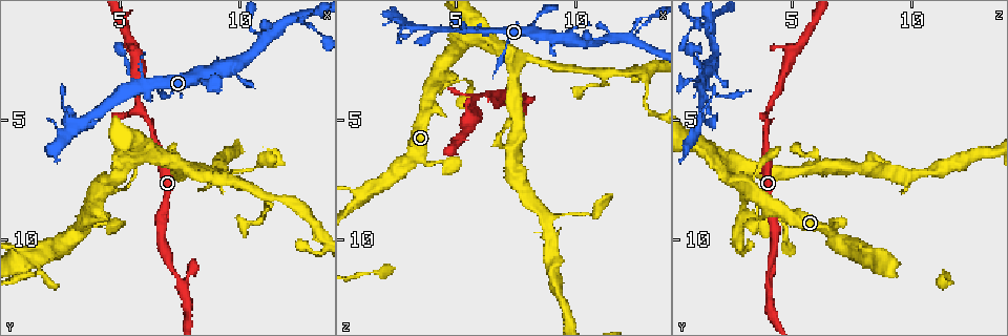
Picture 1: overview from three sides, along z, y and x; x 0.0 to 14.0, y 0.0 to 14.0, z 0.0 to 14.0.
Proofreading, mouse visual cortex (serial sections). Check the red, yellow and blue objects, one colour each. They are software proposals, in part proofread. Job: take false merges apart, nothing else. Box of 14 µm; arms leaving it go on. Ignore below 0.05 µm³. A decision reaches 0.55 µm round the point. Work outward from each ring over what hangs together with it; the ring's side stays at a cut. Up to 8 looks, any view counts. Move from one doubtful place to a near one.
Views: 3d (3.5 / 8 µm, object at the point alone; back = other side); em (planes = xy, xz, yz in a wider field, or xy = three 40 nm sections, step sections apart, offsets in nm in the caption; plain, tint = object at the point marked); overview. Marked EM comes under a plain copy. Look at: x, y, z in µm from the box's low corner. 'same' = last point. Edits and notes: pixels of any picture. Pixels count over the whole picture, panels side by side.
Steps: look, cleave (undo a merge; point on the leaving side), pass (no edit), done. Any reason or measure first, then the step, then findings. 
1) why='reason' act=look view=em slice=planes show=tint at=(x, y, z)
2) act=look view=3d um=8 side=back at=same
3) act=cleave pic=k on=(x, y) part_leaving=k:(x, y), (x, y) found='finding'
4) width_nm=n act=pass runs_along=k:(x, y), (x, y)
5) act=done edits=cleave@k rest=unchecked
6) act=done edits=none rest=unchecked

why='branch point' act=look view=3d um=3.5 at=(5.9, 4.7, 3.9)

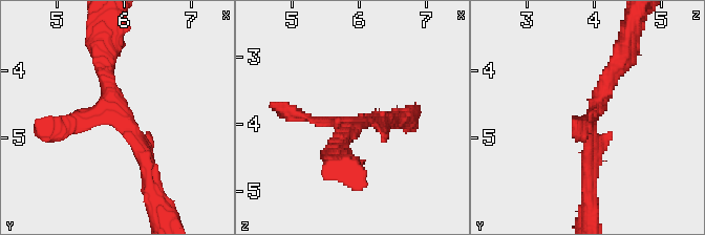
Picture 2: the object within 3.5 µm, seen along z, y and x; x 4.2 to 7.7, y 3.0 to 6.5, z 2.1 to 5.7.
act=look view=em slice=xy step=2 show=tint at=(5.90, 4.70, 4.00)

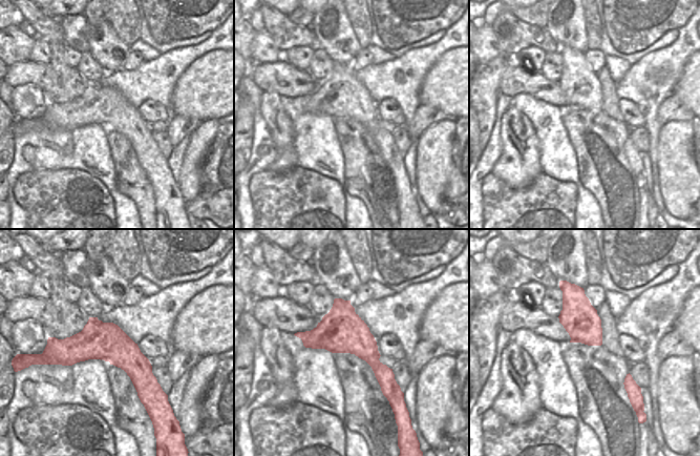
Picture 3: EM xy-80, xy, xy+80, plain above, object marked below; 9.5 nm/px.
act=pass runs_along=3:(62, 343), (113, 345), (154, 385) found='one cell here'

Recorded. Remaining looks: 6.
why='a fork' act=look view=em slice=xy step=3 show=tint at=(10.9, 1.8, 1.8)

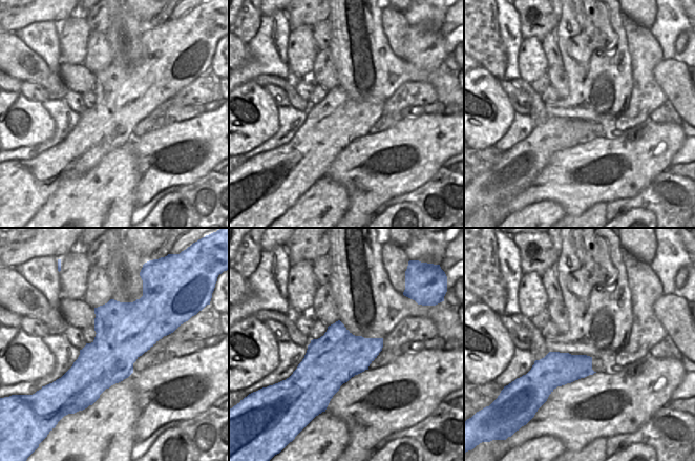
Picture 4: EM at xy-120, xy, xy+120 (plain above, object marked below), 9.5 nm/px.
act=look view=3d um=3.5 at=same

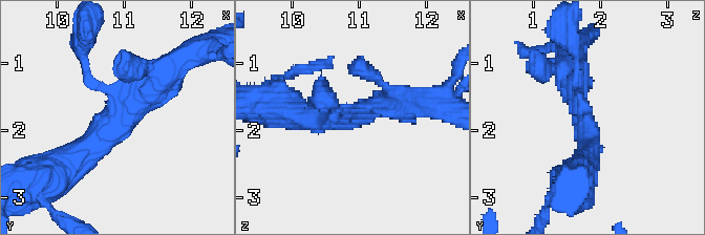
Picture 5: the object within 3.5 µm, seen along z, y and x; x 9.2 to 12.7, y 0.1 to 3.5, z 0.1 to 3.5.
arms=3 act=pass runs_along=5:(64, 163), (119, 127), (173, 68) found='continuous, no second cell'

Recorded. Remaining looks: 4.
why='narrows sharply' act=look view=3d um=3.5 at=(7.7, 11.9, 4.0)

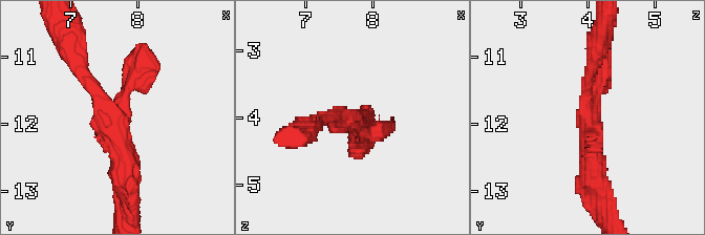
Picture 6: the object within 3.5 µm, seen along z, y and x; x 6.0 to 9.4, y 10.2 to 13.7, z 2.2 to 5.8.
arms=3 arm_widths_nm=200,300,350 act=look view=em slice=planes show=tint at=(7.60, 11.75, 4.05)

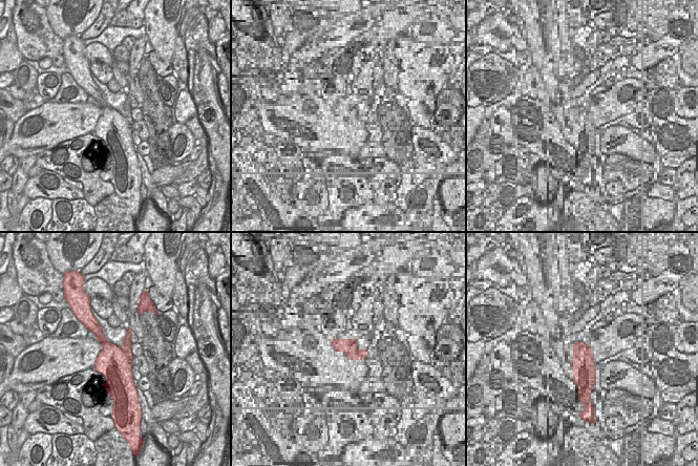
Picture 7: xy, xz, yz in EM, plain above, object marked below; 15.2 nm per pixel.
act=pass runs_along=6:(72, 55), (111, 109), (124, 177) found='one cell here'

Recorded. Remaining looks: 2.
act=done edits=none rest=unchecked

